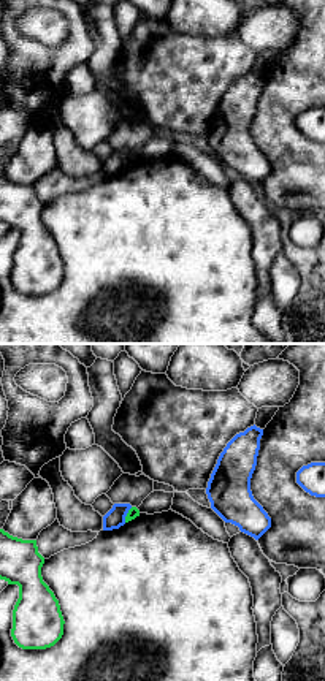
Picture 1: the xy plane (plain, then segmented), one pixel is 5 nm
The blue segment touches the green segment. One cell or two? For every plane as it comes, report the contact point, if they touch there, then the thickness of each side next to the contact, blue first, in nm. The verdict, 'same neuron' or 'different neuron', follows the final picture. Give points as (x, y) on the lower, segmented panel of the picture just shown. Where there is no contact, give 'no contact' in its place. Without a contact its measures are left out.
meets blue at (126, 515); 100 nm thick on the blue side, 60 nm on the other

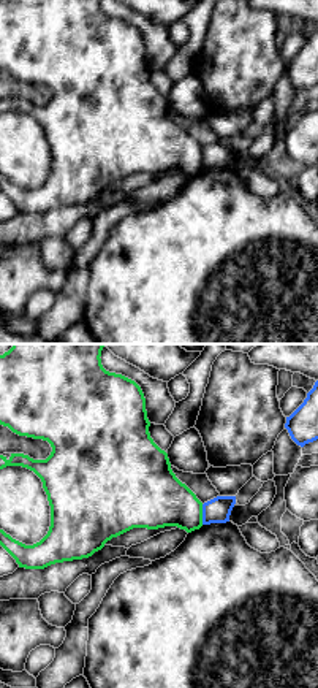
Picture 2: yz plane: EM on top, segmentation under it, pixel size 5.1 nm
meets blue at (203, 514); 130 nm thick on the blue side, 300 nm on the other

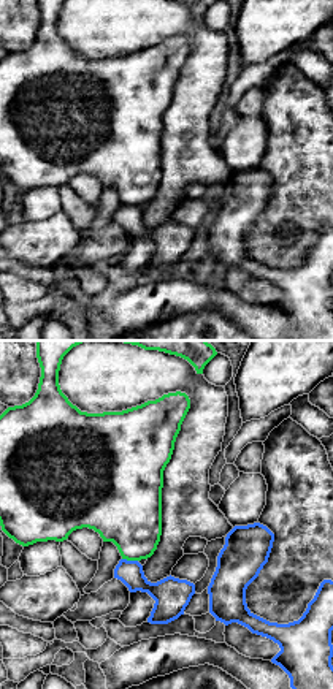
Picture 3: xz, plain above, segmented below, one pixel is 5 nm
meets blue at (130, 561); 160 nm thick on the blue side, 340 nm on the other

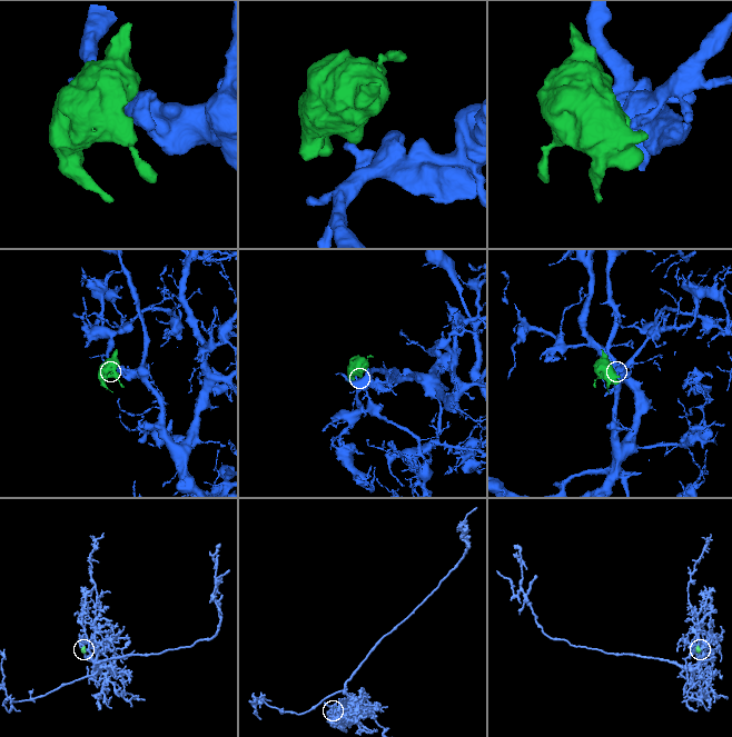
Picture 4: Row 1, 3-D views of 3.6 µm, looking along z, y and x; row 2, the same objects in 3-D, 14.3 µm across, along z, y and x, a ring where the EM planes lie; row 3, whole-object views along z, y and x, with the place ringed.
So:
different neuron

